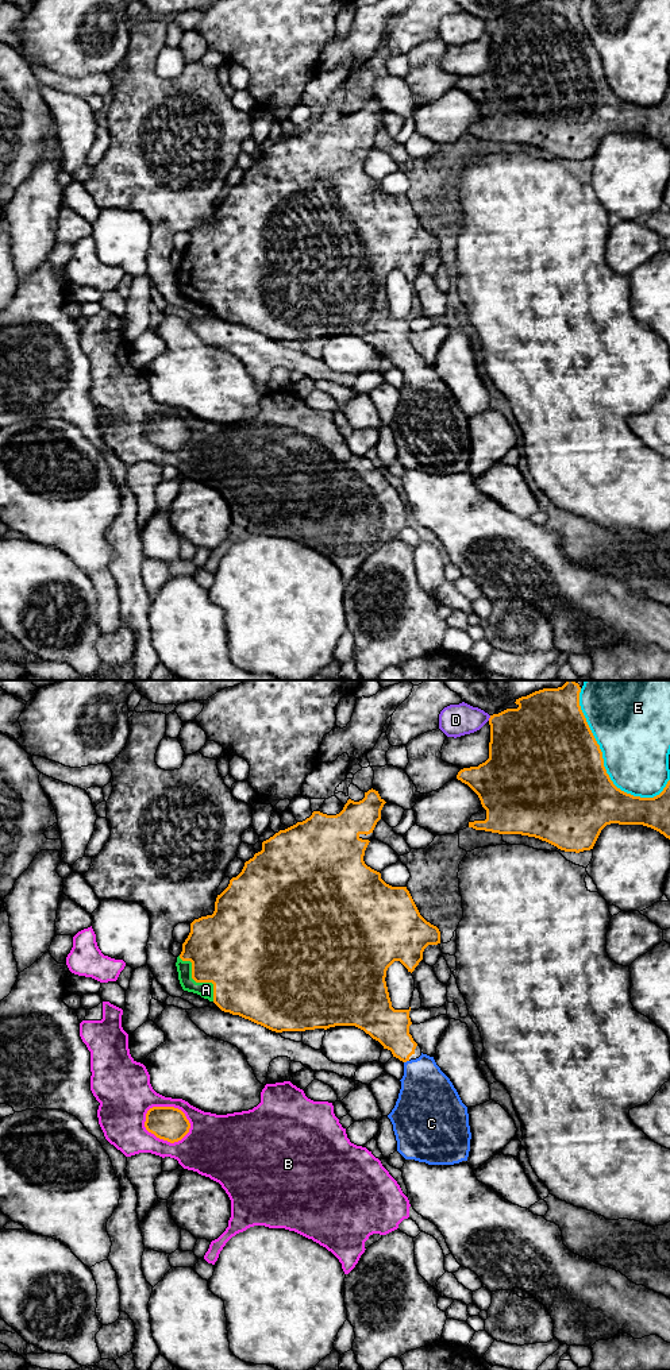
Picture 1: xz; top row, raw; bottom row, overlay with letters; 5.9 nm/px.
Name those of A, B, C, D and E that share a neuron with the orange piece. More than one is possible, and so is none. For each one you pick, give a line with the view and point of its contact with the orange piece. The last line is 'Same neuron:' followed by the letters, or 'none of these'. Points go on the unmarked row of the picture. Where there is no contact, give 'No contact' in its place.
A: Touches orange at xz (197, 290)
C: Touches orange at xz (405, 370)
Same neuron: A, C

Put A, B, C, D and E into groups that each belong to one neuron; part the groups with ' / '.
A C / B / D / E

